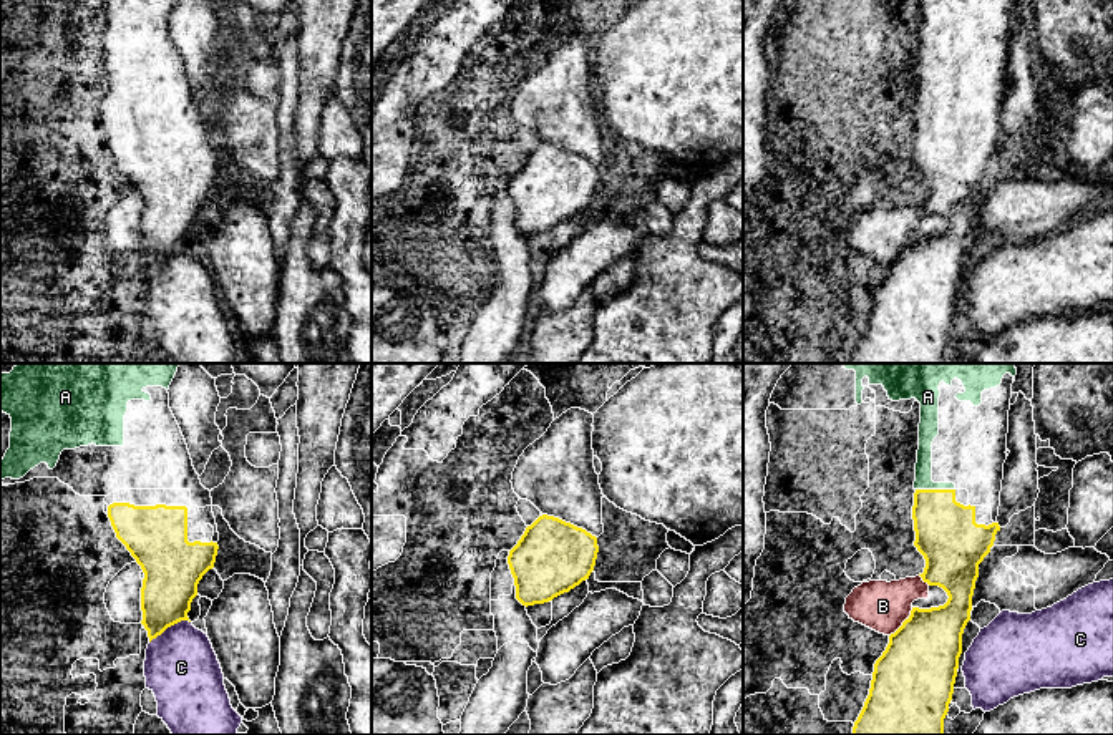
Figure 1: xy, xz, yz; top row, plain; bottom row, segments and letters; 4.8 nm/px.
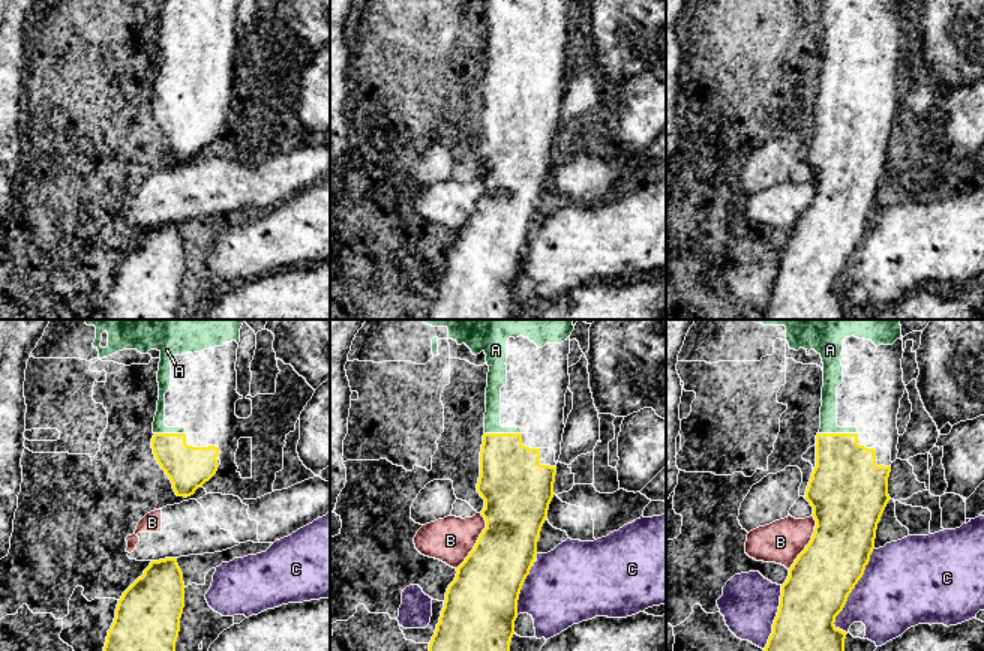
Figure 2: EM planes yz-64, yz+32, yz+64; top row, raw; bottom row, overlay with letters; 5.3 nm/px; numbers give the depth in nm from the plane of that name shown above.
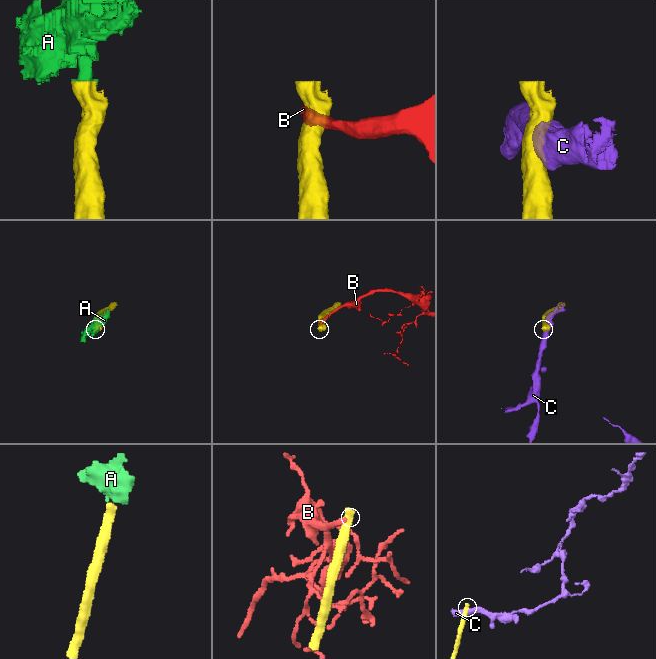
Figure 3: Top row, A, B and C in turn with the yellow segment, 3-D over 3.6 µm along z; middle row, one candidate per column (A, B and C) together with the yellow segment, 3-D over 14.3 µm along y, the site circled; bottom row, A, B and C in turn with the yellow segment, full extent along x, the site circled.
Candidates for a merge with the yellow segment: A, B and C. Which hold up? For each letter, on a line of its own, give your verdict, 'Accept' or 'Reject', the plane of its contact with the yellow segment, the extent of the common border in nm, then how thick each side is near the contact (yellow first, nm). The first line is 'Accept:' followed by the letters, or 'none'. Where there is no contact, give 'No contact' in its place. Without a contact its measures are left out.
Accept: A
A: Accept. Touches yellow in yz. Shared border 190 nm. Thickness 300 nm (yellow) against 80 nm
B: Reject. Touches yellow in yz. Shared border 180 nm. Thickness 380 nm (yellow) against 240 nm
C: Reject. Touches yellow in xy. Shared border 220 nm. Thickness 280 nm (yellow) against 360 nm

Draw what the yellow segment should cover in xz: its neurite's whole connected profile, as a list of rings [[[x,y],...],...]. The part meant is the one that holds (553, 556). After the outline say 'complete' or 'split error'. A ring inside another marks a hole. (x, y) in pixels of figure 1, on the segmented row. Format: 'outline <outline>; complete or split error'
outline [[[539,516],[508,556],[516,599],[527,607],[569,592],[589,579],[597,552],[597,538],[586,529]]]; complete

